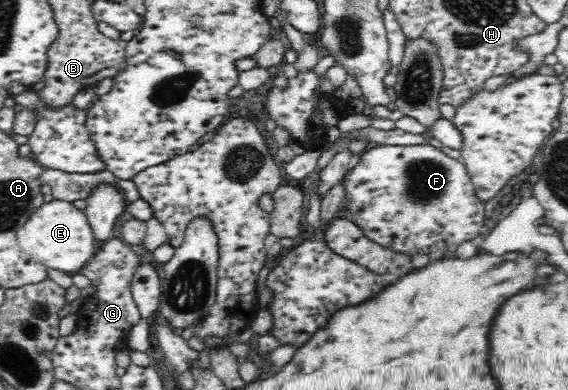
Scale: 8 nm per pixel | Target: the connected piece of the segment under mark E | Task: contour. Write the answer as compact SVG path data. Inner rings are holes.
M47 198L40 208L37 208L30 218L17 230L18 244L22 252L29 255L36 263L42 263L48 268L56 268L66 273L80 270L96 254L96 237L88 222L85 209L77 208L74 203L66 200Z

